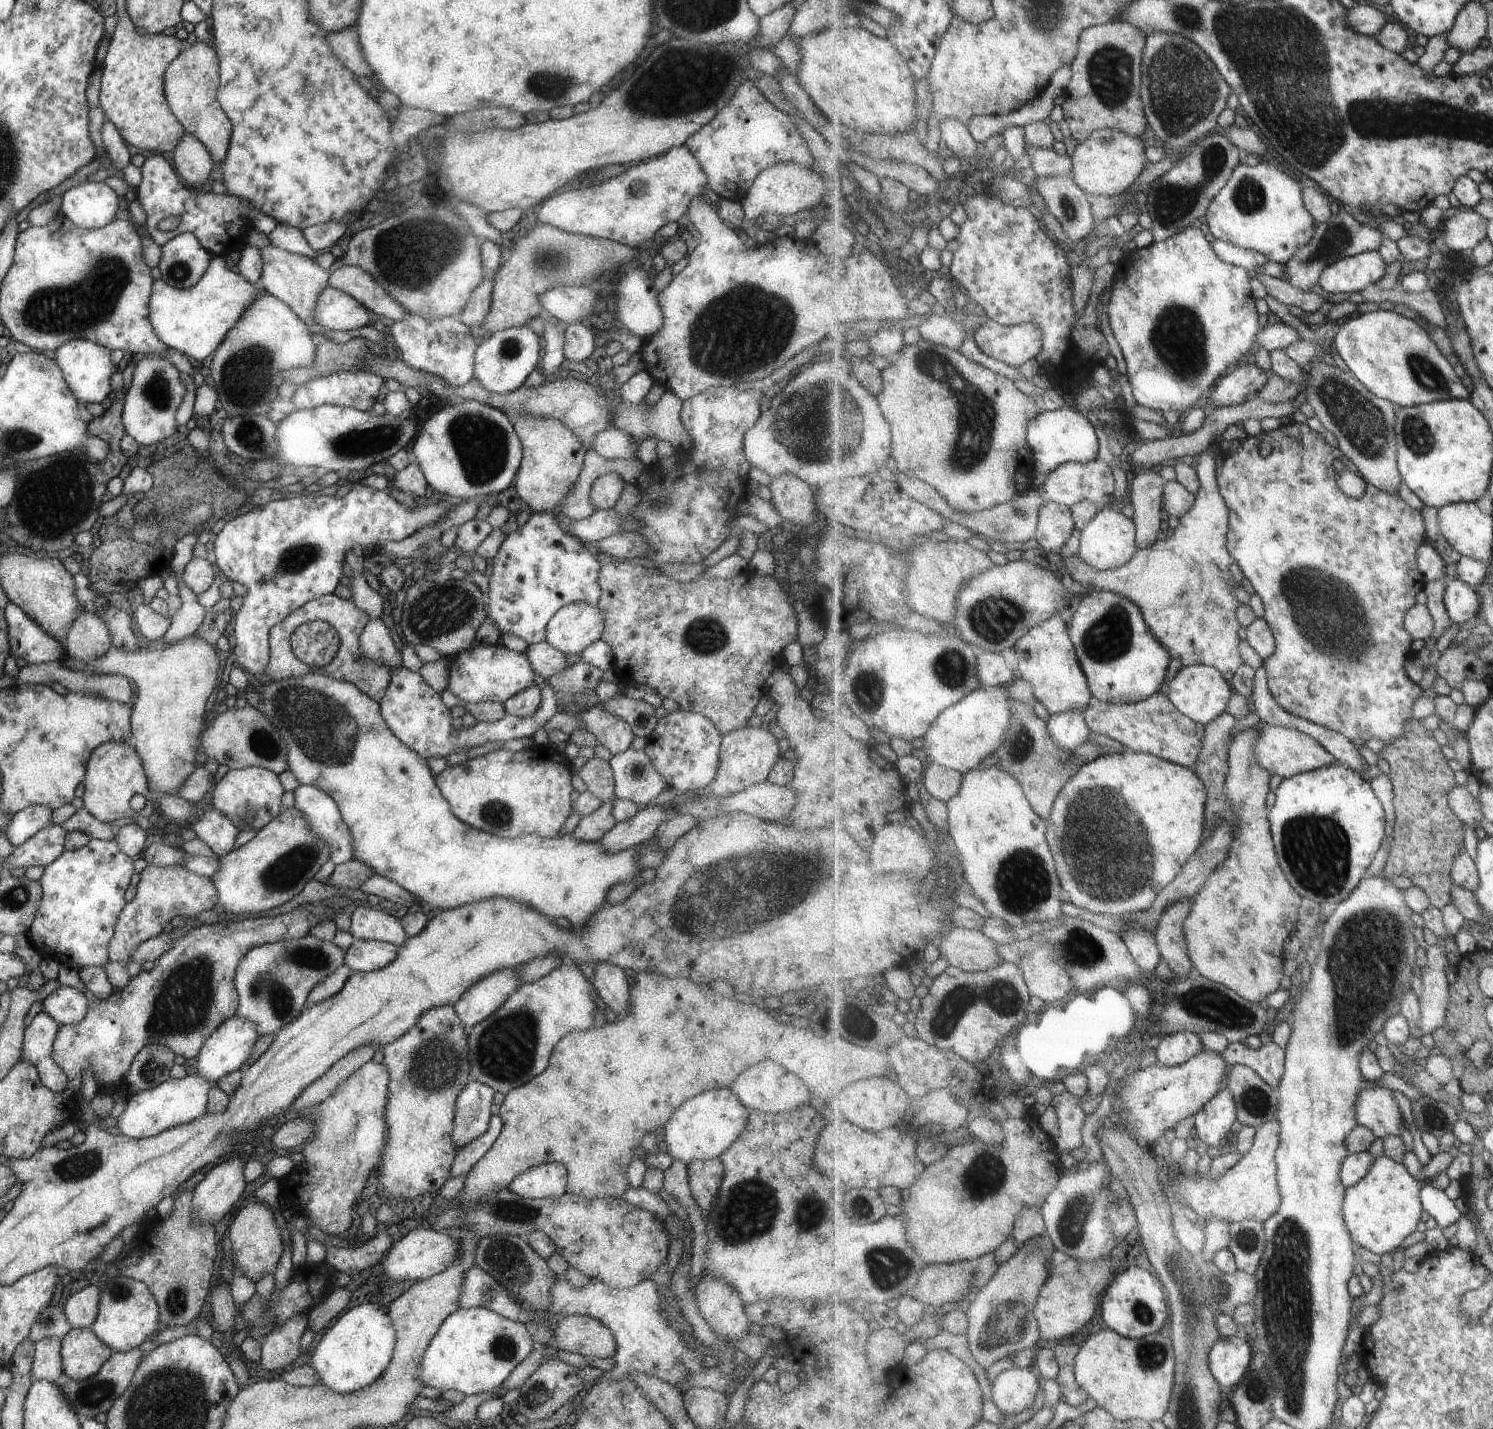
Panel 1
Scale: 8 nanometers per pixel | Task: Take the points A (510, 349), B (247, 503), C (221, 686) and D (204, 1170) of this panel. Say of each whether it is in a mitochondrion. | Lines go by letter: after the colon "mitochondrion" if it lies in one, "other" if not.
A: mitochondrion
B: other
C: other
D: other

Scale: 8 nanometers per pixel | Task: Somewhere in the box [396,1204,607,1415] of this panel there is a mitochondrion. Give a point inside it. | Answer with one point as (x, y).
(506, 1258)

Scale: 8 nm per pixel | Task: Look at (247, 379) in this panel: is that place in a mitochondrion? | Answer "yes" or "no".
yes

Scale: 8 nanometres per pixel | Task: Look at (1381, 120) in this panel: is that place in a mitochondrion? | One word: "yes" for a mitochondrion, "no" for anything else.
yes

